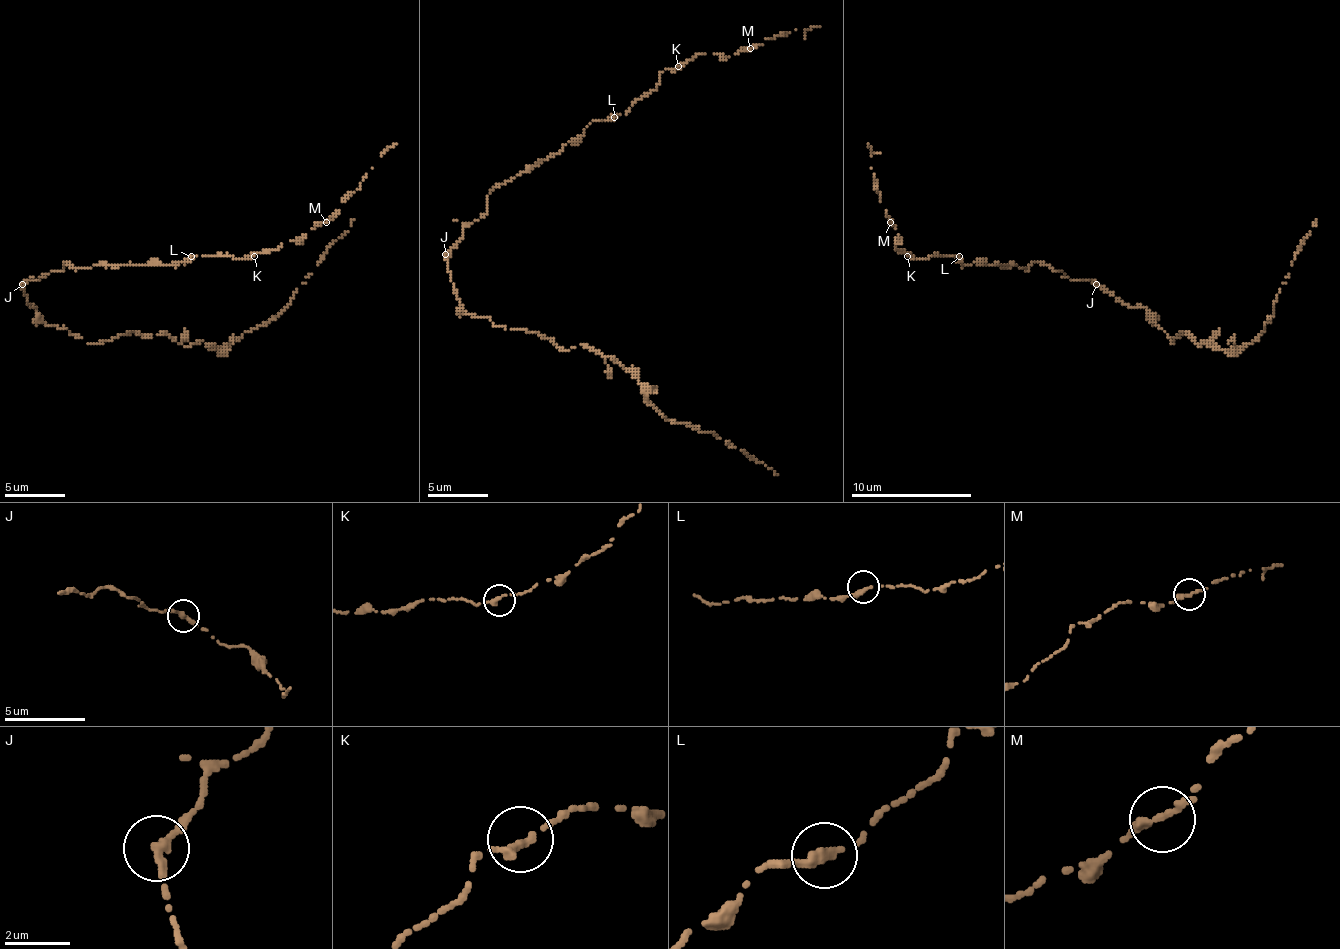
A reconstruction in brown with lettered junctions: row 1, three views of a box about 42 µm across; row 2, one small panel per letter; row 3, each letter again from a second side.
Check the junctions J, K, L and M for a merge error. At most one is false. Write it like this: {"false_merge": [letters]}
{"false_merge": ["J"]}

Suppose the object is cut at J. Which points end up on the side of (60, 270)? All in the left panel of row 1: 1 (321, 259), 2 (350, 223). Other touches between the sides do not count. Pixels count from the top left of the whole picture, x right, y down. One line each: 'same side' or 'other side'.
1: other side
2: other side

